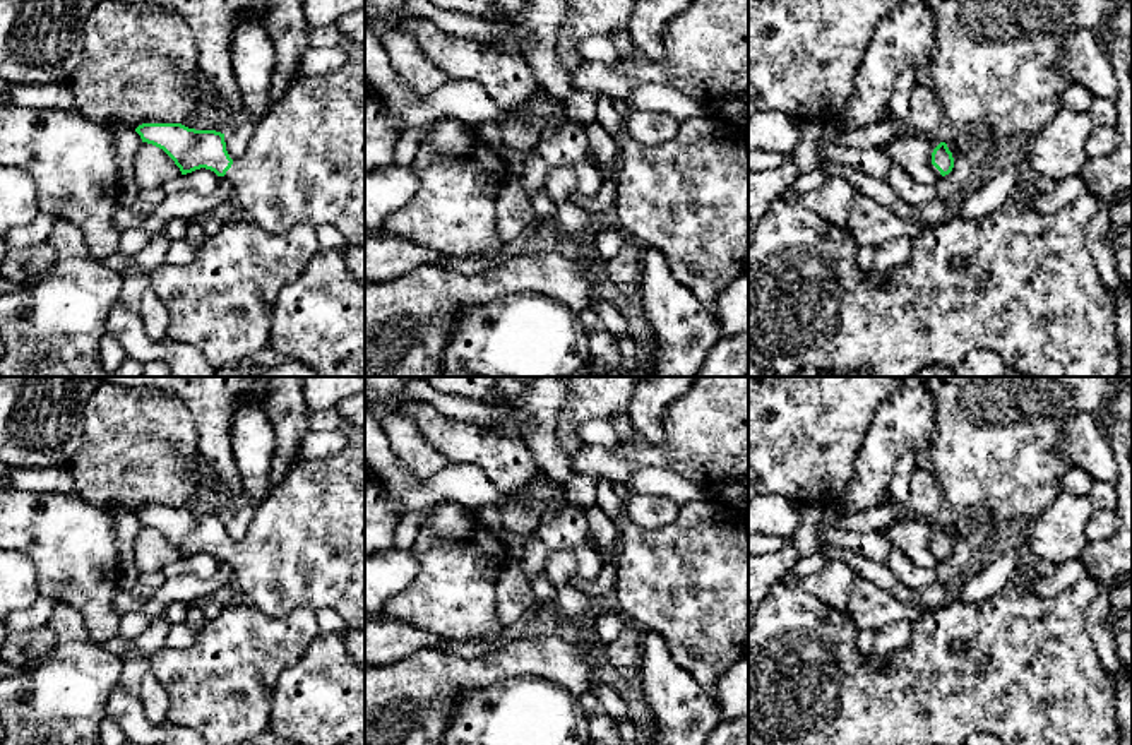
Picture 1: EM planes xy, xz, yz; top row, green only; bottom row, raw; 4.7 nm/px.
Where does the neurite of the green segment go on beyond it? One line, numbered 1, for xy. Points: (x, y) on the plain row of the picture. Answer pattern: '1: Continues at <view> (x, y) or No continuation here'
1: Continues at xy (305, 547)

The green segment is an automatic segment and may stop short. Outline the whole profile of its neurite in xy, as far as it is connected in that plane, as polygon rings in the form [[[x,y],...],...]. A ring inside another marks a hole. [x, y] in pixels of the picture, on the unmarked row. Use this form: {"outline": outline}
{"outline": [[[337,408],[308,409],[307,421],[312,432],[332,432],[341,426],[348,437],[346,447],[332,457],[300,461],[288,471],[284,480],[257,507],[253,522],[241,541],[229,541],[224,517],[216,514],[195,514],[182,507],[142,507],[135,516],[142,526],[163,533],[182,558],[206,551],[217,560],[226,560],[233,572],[231,582],[241,599],[262,613],[284,617],[300,606],[332,608],[343,617],[346,627],[365,630],[365,426],[344,426]]]}

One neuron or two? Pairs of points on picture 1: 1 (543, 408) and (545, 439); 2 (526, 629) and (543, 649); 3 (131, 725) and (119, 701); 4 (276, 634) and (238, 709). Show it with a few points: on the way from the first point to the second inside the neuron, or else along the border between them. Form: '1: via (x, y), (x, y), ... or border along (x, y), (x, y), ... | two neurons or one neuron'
1: via (543, 415), (543, 432) | one neuron
2: border along (552, 634), (519, 637), (495, 649) | two neurons
3: via (131, 720), (122, 706) | one neuron
4: via (257, 653), (249, 661), (249, 691) | one neuron

